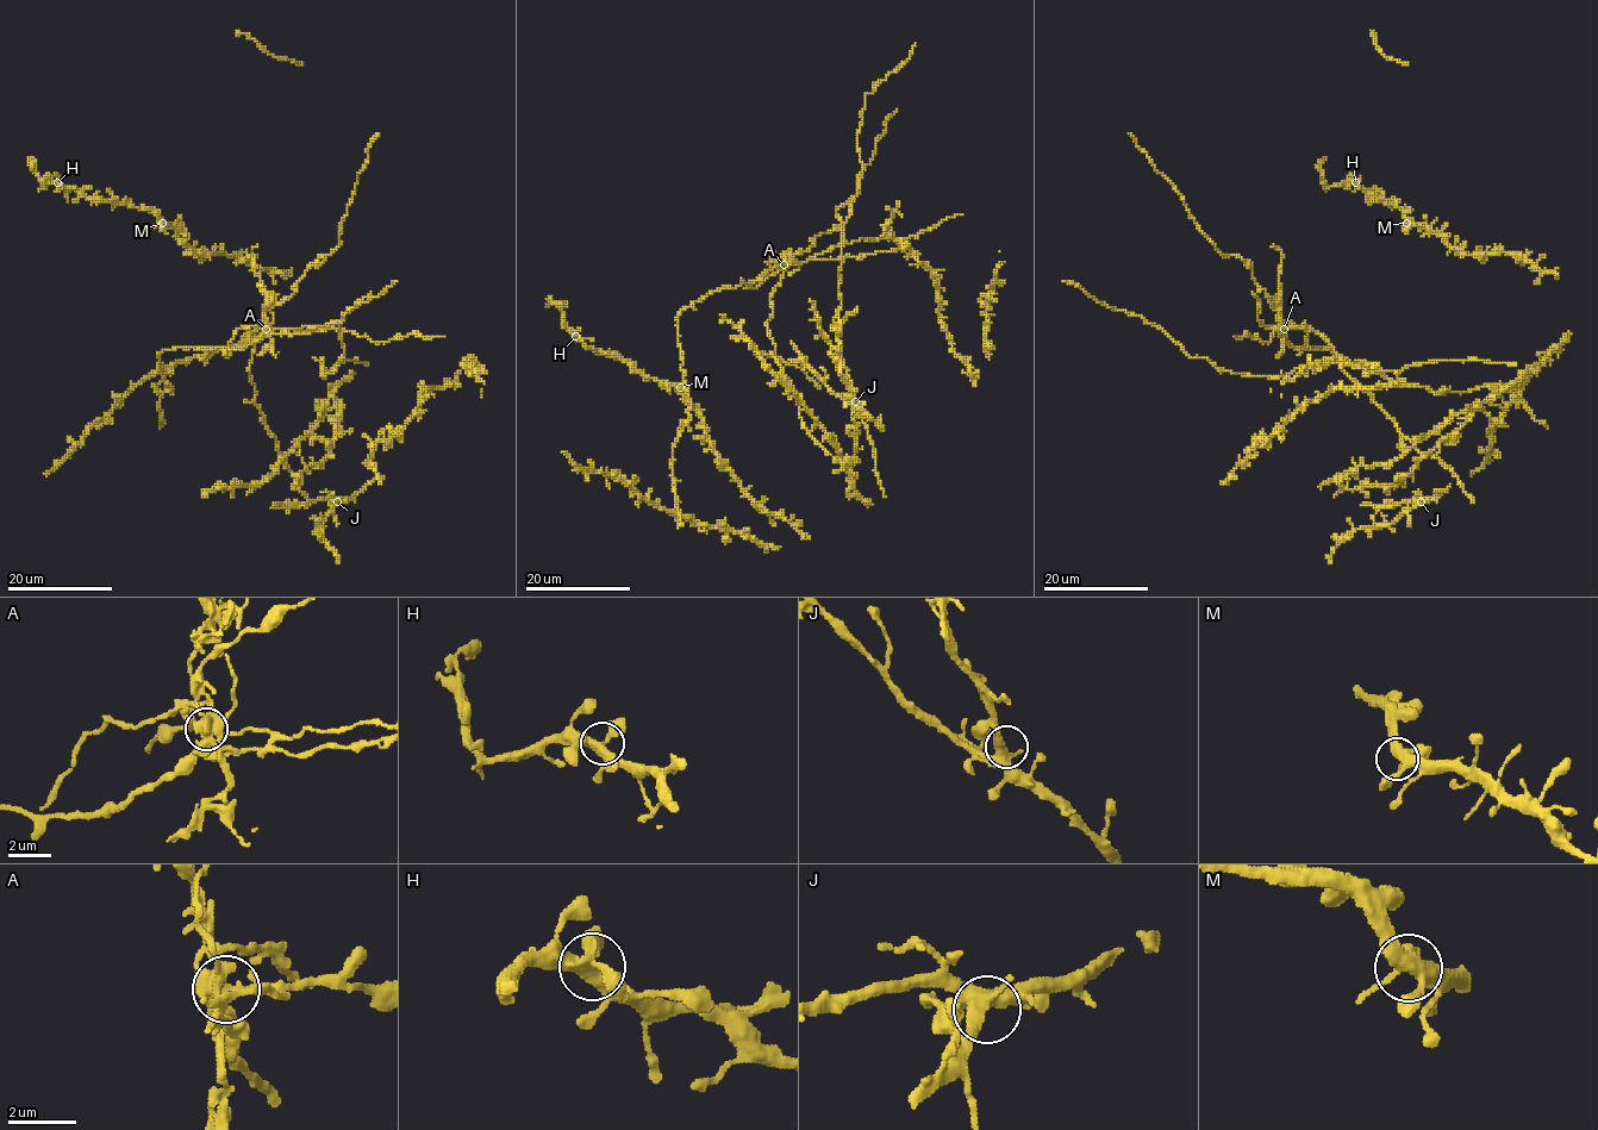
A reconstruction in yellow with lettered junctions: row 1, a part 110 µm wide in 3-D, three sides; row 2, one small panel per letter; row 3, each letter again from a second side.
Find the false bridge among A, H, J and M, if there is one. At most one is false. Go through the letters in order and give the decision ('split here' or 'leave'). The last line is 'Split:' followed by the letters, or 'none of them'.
A: split here
H: leave
J: leave
M: leave
Split: A

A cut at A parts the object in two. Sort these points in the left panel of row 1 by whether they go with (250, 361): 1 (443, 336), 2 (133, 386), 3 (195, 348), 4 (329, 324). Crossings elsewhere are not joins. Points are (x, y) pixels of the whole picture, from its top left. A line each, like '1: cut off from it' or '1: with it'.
1: cut off from it
2: with it
3: cut off from it
4: cut off from it

